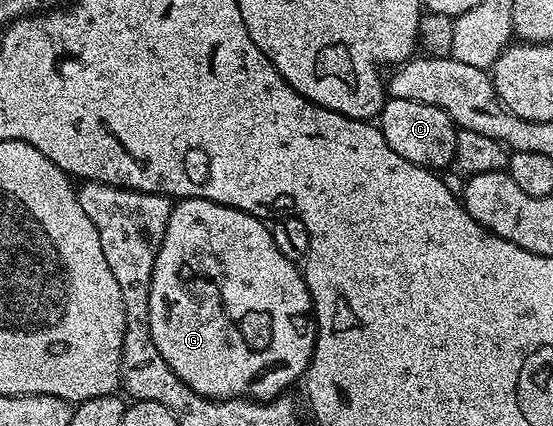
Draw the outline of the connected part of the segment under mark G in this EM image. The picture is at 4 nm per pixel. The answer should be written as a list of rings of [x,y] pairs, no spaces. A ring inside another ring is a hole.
[[[181,198],[173,204],[167,222],[167,230],[163,234],[163,242],[159,246],[159,254],[155,258],[155,270],[151,274],[151,294],[149,295],[149,329],[151,338],[155,342],[155,350],[159,350],[159,354],[163,354],[163,362],[167,362],[167,366],[171,366],[171,370],[175,370],[175,374],[179,374],[183,383],[191,386],[191,390],[195,390],[195,394],[206,396],[212,400],[239,400],[242,398],[258,402],[276,400],[282,394],[288,393],[285,391],[297,379],[298,383],[308,373],[309,363],[313,357],[313,347],[317,341],[317,322],[313,317],[313,299],[309,293],[309,287],[305,284],[302,269],[294,261],[283,258],[283,254],[279,254],[279,250],[269,248],[269,244],[261,244],[261,256],[253,256],[253,264],[245,264],[245,280],[257,280],[257,284],[249,284],[249,296],[253,296],[253,300],[241,300],[241,312],[237,312],[237,316],[245,316],[245,308],[249,308],[249,312],[253,312],[253,316],[257,316],[257,320],[201,320],[201,312],[197,312],[197,304],[201,304],[201,272],[205,272],[205,276],[209,276],[209,280],[221,280],[221,284],[225,284],[225,280],[233,280],[233,272],[229,272],[229,268],[225,268],[225,240],[269,240],[271,238],[269,228],[261,224],[264,223],[256,216],[249,216],[246,212],[240,212],[210,200]],[[265,316],[293,316],[293,320],[265,320]]]

